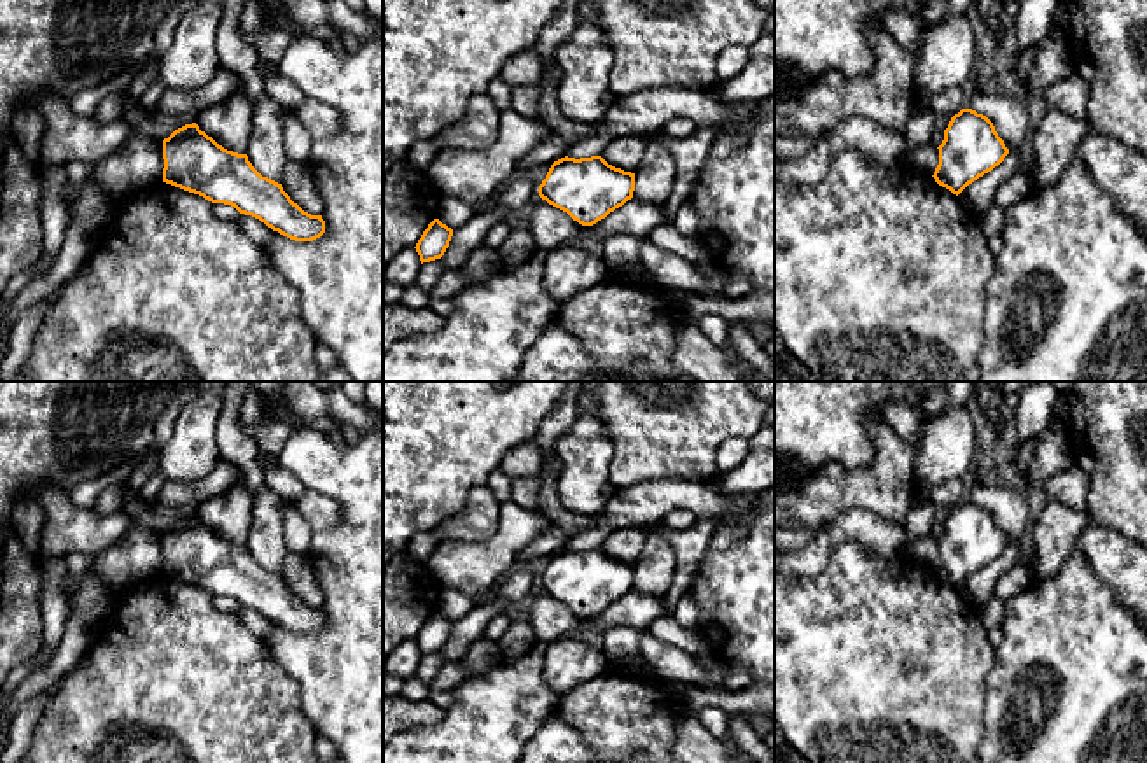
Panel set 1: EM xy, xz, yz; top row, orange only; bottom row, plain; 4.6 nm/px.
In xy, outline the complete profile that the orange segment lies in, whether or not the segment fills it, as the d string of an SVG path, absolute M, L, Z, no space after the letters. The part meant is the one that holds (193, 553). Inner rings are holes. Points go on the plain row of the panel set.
M196 514L163 532L163 551L166 576L231 597L295 634L313 634L325 625L322 607L304 604L282 576L262 569L247 546L224 541Z

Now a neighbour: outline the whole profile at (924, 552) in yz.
M928 534L928 536L925 536L918 541L913 541L909 544L907 556L918 565L934 567L934 564L939 556L939 541L937 541L937 537Z

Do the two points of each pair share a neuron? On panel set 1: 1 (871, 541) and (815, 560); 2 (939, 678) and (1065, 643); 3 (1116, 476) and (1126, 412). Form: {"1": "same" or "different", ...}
{"1": "same", "2": "different", "3": "same"}

